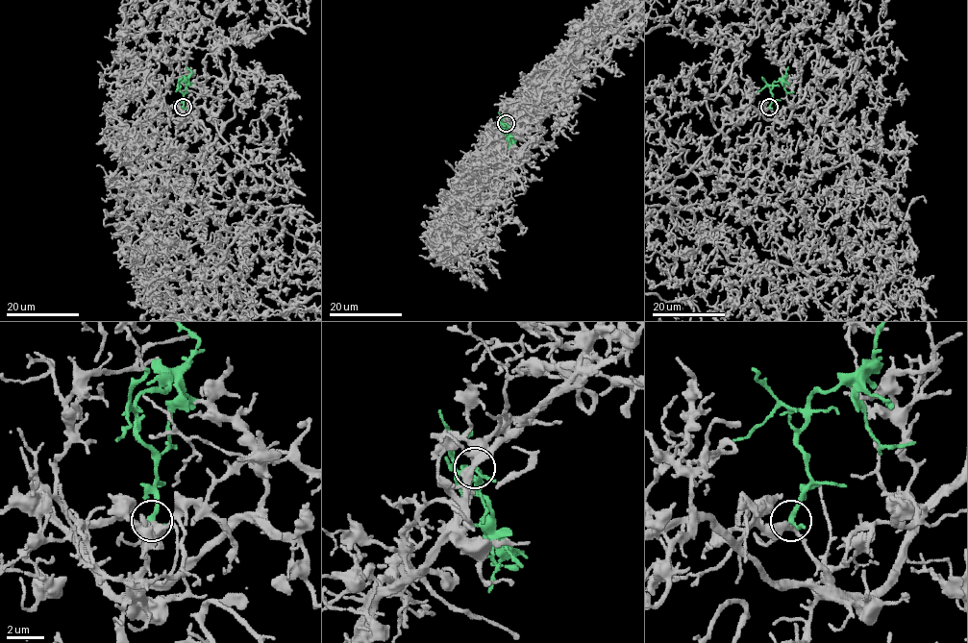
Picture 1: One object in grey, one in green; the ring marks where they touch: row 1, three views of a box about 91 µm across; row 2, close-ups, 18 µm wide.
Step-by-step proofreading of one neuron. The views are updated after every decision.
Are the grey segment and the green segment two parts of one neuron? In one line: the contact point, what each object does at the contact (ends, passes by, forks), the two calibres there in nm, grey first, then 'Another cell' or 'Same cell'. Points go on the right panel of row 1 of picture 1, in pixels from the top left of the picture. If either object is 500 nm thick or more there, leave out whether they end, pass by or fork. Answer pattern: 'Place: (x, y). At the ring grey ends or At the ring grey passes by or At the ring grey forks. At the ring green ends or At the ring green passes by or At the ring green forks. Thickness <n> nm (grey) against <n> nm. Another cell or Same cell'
Place: (769, 107). At the ring grey forks. At the ring green passes by. Thickness 320 nm (grey) against 200 nm. Same cell

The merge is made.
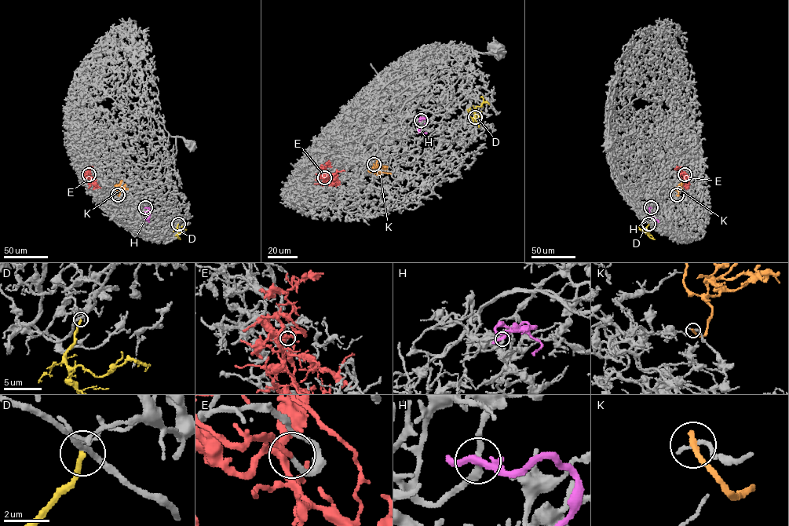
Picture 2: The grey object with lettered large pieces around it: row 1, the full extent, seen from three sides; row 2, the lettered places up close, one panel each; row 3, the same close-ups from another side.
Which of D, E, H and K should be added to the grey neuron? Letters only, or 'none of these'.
E

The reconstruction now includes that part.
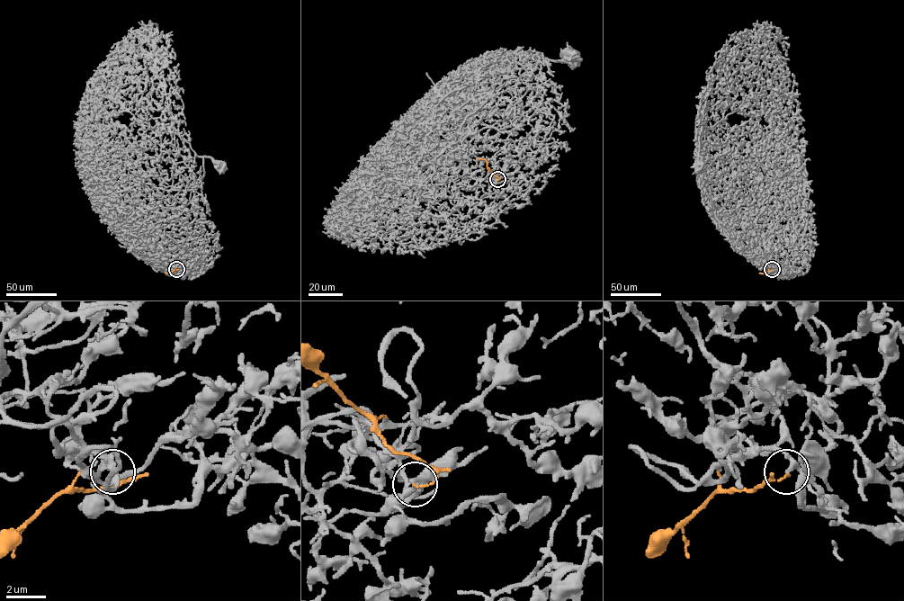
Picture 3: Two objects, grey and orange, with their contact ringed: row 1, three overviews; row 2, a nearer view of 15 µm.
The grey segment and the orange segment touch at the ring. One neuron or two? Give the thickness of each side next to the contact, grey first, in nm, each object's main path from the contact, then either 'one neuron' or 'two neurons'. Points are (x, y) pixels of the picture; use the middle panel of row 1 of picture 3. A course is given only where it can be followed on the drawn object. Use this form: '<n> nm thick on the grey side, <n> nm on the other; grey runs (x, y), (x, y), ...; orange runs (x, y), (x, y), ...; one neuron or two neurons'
240 nm thick on the grey side, 110 nm on the other; grey runs (497, 179), (488, 172), (514, 128), (514, 103), (530, 89), (526, 70), (542, 53), (570, 55); orange runs (497, 179), (487, 167), (487, 161), (478, 158); two neurons

